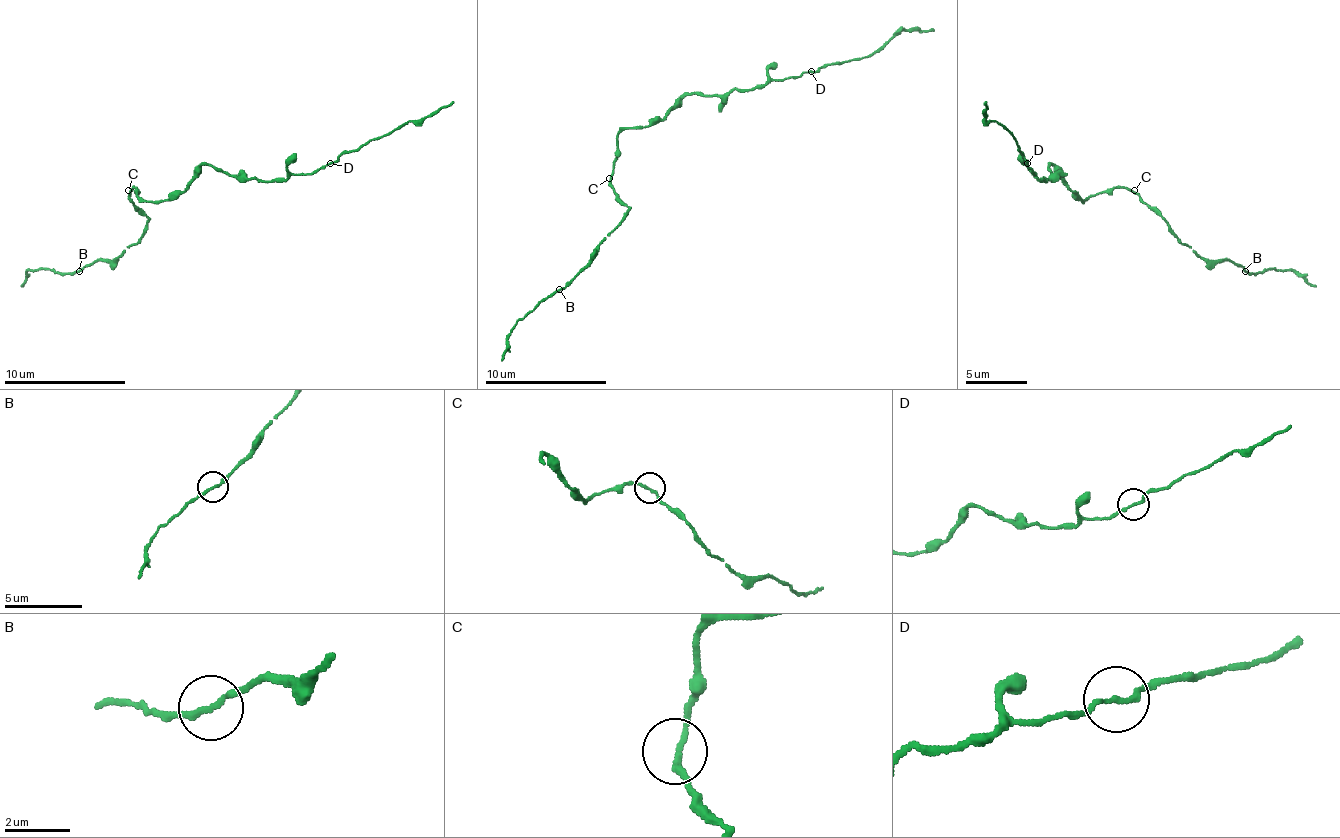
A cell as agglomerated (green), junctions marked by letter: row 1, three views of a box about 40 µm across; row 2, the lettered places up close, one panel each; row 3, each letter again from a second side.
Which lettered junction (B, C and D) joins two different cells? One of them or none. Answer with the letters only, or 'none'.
B

